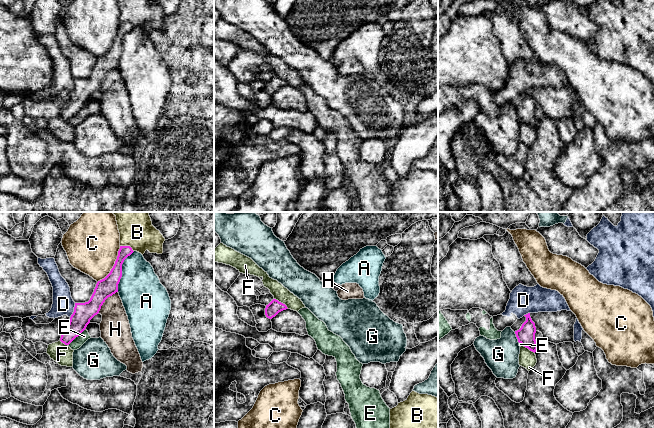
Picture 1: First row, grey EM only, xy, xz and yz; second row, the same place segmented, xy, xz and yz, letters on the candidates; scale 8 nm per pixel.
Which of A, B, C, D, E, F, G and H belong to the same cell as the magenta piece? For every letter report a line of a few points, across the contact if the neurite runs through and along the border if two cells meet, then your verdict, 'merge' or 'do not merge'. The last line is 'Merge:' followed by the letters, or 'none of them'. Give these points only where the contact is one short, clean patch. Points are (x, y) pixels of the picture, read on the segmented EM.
A: do not merge
B: do not merge
C: do not merge
D: xy (75, 303), (70, 317) | do not merge
E: xy (85, 328), (68, 345) | do not merge
F: xz (274, 298), (288, 308) | do not merge
G: yz (514, 332), (519, 342) | do not merge
H: do not merge
Merge: none of them

